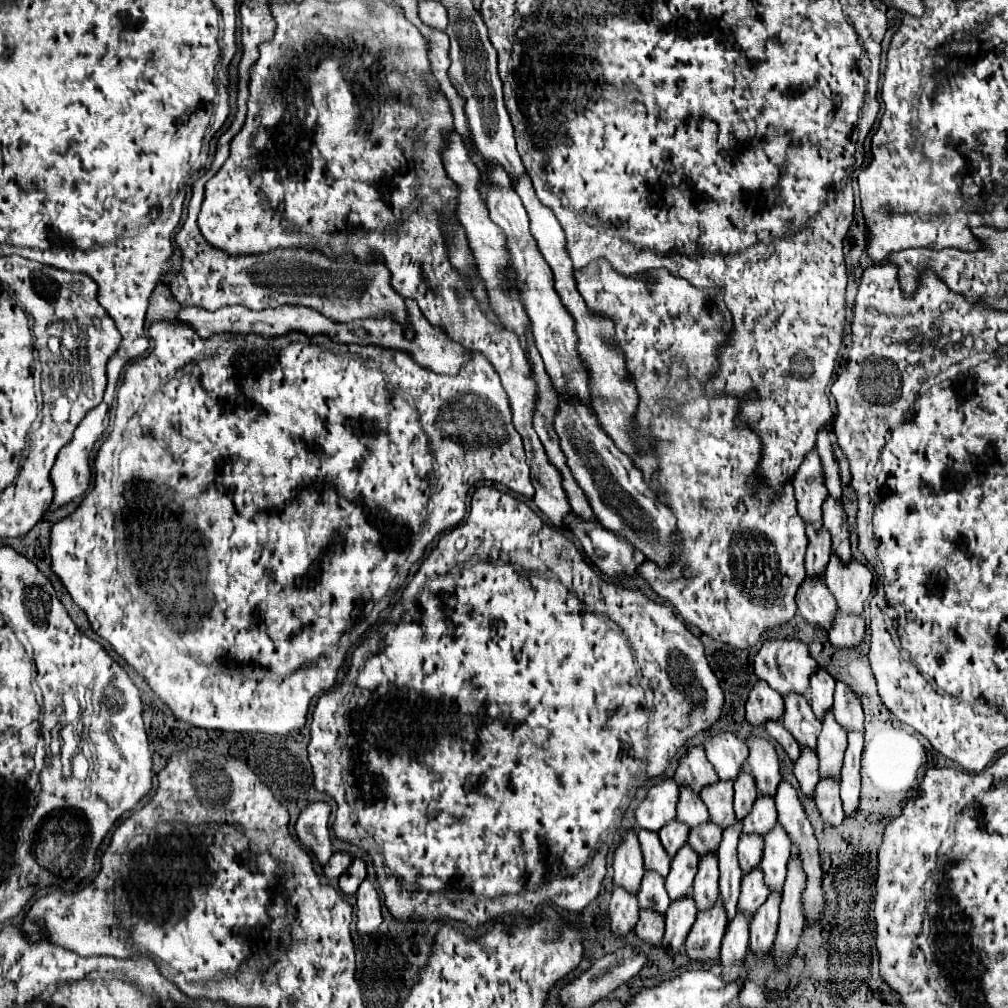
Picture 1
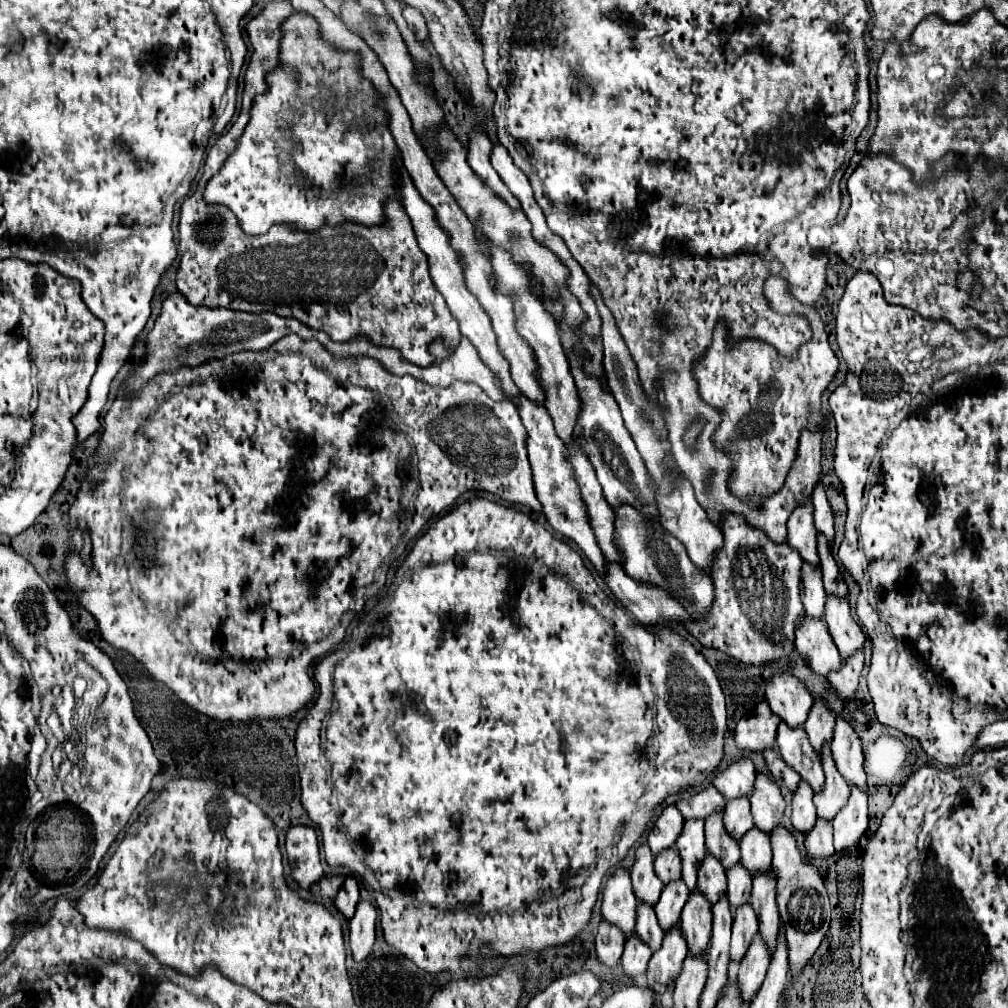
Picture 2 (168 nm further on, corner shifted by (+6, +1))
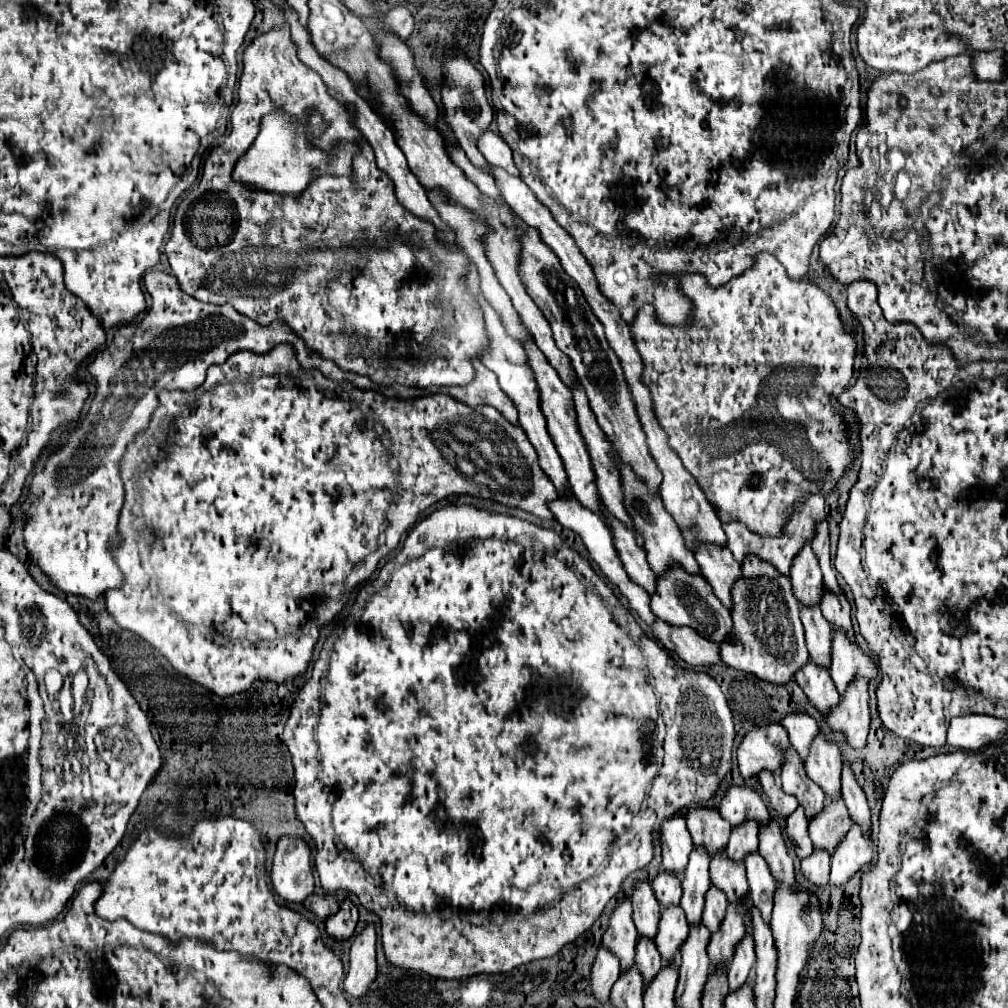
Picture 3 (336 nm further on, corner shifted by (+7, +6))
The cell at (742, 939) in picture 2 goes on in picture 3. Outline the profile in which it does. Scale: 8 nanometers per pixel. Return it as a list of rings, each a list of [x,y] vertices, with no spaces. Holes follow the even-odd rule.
[[[743,938],[739,944],[739,950],[735,950],[735,958],[731,960],[727,982],[729,982],[729,992],[739,990],[747,980],[749,972],[755,964],[755,950],[753,950],[753,938]]]

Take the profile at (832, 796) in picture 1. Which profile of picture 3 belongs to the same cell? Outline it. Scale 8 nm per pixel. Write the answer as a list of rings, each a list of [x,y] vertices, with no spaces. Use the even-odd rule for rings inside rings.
[[[815,850],[809,858],[801,860],[805,880],[817,888],[825,888],[829,884],[829,862],[829,854],[823,854],[821,850]]]

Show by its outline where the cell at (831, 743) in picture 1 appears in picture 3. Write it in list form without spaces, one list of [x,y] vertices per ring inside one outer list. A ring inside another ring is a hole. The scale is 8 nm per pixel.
[[[839,798],[839,802],[827,802],[823,814],[819,814],[815,822],[809,822],[809,838],[813,842],[813,848],[833,854],[839,842],[845,838],[851,824],[853,822],[847,818],[843,798]]]

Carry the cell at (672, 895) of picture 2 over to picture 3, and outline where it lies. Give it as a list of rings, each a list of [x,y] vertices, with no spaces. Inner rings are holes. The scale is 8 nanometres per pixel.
[[[671,906],[671,910],[663,910],[661,922],[659,922],[659,934],[655,938],[655,946],[663,958],[663,966],[673,964],[687,936],[689,936],[689,926],[687,926],[687,920],[683,918],[681,908]]]

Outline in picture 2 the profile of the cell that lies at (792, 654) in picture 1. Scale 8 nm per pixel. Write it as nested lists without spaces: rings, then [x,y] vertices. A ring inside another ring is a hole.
[[[776,671],[776,675],[766,681],[766,701],[770,709],[792,727],[802,727],[814,703],[808,687],[790,671]]]

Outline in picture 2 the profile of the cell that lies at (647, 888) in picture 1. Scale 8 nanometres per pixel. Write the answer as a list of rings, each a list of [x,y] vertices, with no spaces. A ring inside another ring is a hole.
[[[640,901],[638,909],[636,909],[636,931],[640,933],[640,939],[644,939],[652,951],[656,951],[662,943],[664,937],[664,929],[660,927],[656,913],[654,913],[654,905]]]

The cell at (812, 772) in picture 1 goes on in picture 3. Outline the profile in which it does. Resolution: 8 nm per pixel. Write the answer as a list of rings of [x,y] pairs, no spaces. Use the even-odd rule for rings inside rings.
[[[795,810],[795,814],[791,814],[791,818],[787,818],[787,828],[785,828],[787,838],[793,840],[795,844],[795,854],[799,860],[807,858],[813,852],[811,846],[811,838],[807,834],[807,818],[803,818],[803,810]]]

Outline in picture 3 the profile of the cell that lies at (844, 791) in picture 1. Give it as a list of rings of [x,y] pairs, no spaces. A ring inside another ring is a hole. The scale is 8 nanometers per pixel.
[[[853,826],[831,858],[831,884],[843,888],[857,872],[867,870],[871,866],[871,860],[873,842],[869,838],[863,838],[863,834],[859,834],[859,828]]]

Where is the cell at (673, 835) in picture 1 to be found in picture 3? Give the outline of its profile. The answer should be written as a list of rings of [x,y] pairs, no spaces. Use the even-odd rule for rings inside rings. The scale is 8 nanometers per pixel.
[[[661,870],[657,874],[657,878],[653,880],[653,892],[655,892],[655,898],[659,900],[661,908],[679,906],[681,882],[679,882],[679,878],[675,878],[675,874],[667,874],[667,870]]]

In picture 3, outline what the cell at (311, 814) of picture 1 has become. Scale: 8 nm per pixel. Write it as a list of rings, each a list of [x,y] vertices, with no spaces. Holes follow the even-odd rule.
[[[281,838],[269,876],[273,888],[287,904],[301,904],[315,888],[309,846],[303,840]]]

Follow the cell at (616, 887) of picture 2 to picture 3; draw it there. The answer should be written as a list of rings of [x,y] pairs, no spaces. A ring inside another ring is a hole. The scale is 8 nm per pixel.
[[[623,900],[617,904],[609,928],[603,936],[603,946],[619,958],[621,974],[635,964],[637,930],[635,924],[631,922],[631,900]]]

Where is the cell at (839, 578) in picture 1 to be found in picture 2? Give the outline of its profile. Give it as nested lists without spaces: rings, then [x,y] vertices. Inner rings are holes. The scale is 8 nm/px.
[[[850,593],[846,597],[838,595],[826,595],[826,609],[824,609],[824,621],[828,623],[828,629],[832,633],[832,639],[842,655],[848,657],[856,649],[864,645],[864,633],[862,627],[852,617],[850,607]]]

